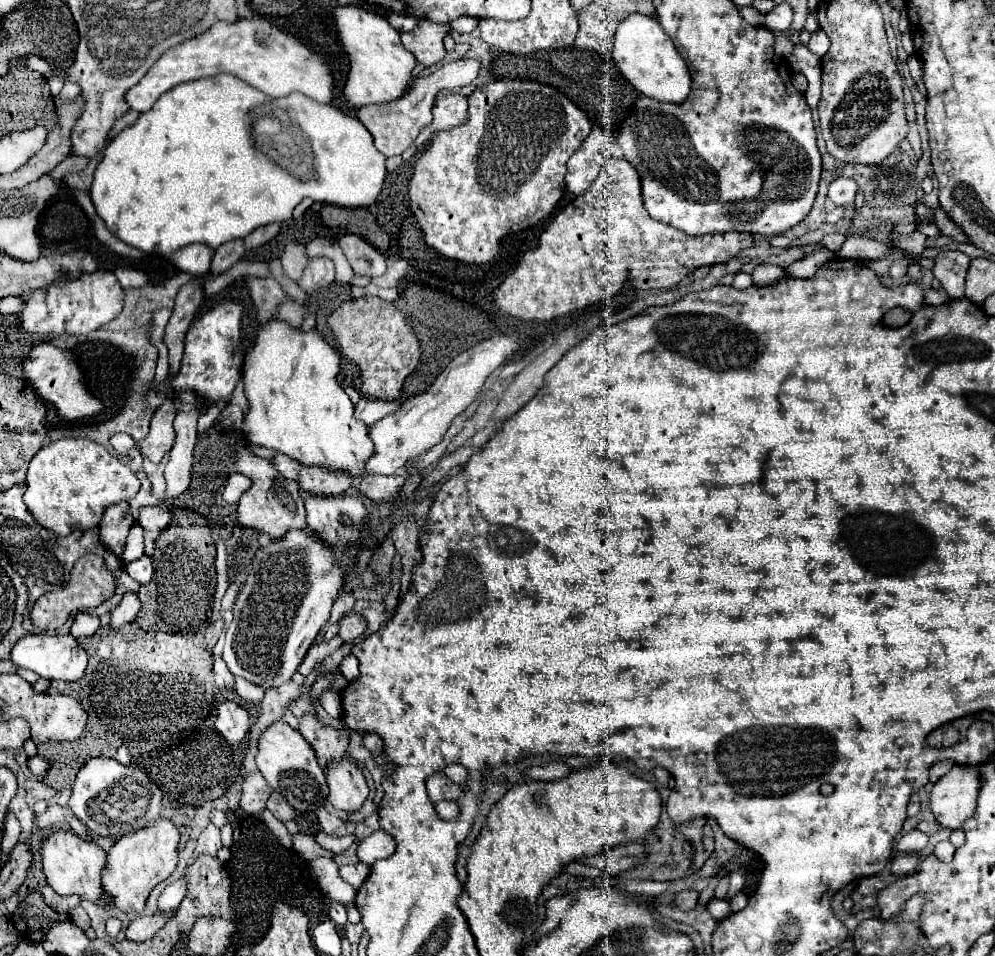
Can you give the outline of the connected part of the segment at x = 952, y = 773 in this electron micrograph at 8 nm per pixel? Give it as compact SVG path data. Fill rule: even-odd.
M953 766L931 790L929 804L935 820L949 830L959 830L975 810L977 792L977 766Z

